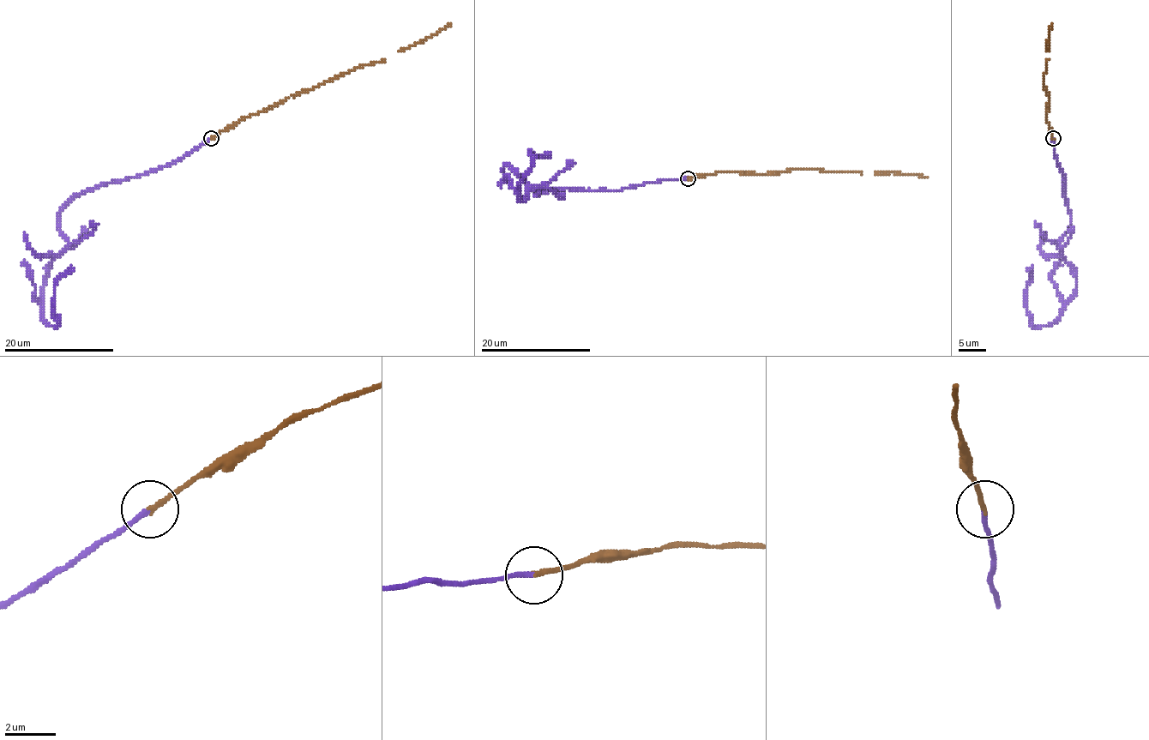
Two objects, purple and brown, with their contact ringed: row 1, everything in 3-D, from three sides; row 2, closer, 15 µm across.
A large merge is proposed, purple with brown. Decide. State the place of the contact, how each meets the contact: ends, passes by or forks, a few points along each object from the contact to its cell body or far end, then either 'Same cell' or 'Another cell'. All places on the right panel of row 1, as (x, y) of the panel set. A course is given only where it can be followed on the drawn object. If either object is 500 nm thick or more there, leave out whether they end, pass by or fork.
Place: (1053, 138). At the ring purple ends. At the ring brown ends. Course of purple: (1054, 138), (1070, 211), (1070, 230), (1059, 247), (1077, 291), (1052, 323), (1036, 327), (1026, 285), (1033, 267). Course of brown: (1054, 138), (1047, 120), (1048, 97), (1043, 84), (1051, 22). Same cell

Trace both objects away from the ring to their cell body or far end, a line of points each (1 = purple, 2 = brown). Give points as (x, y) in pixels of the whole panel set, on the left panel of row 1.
1: (210, 138), (61, 211), (68, 247), (44, 282), (54, 327), (54, 285), (75, 267)
2: (210, 138), (289, 97), (408, 49), (451, 22)

